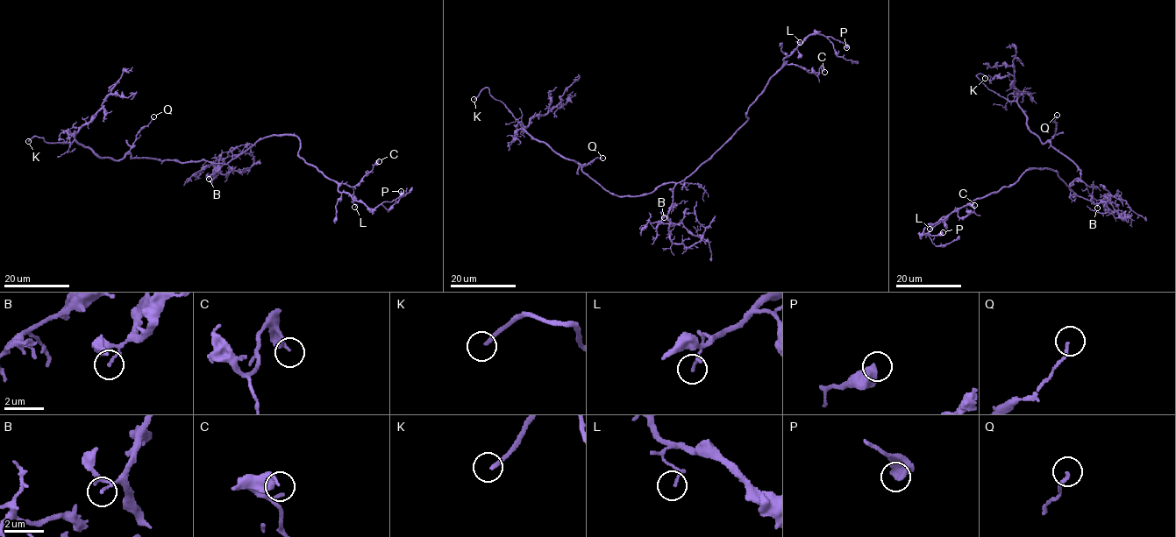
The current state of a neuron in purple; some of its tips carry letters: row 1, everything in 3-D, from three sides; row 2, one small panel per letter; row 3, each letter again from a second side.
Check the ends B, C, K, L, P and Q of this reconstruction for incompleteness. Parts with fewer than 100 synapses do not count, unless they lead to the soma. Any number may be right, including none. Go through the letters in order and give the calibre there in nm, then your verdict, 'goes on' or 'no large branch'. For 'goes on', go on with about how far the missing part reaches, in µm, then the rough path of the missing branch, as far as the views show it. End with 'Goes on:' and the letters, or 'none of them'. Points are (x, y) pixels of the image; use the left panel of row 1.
B: calibre 90 nm; no large branch
C: calibre 320 nm; no large branch
K: calibre 200 nm; goes on; missing 8 µm; course (28, 141), (20, 144), (17, 141)
L: calibre 120 nm; no large branch
P: calibre 500 nm; no large branch
Q: calibre 150 nm; no large branch
Goes on: K

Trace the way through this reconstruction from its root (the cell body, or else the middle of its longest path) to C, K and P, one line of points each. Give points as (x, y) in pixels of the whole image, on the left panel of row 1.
C: (231, 160), (260, 140), (288, 134), (296, 136), (300, 141), (300, 157), (338, 183), (358, 185), (379, 161)
K: (231, 160), (177, 162), (129, 153), (117, 159), (74, 140), (48, 143), (35, 136), (28, 141)
P: (231, 160), (267, 137), (294, 136), (300, 157), (370, 208), (392, 201), (401, 191)

